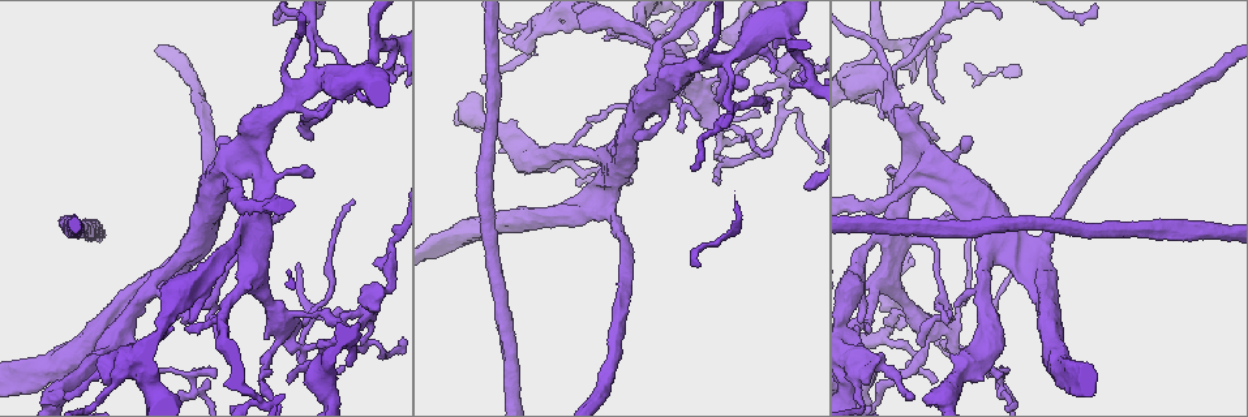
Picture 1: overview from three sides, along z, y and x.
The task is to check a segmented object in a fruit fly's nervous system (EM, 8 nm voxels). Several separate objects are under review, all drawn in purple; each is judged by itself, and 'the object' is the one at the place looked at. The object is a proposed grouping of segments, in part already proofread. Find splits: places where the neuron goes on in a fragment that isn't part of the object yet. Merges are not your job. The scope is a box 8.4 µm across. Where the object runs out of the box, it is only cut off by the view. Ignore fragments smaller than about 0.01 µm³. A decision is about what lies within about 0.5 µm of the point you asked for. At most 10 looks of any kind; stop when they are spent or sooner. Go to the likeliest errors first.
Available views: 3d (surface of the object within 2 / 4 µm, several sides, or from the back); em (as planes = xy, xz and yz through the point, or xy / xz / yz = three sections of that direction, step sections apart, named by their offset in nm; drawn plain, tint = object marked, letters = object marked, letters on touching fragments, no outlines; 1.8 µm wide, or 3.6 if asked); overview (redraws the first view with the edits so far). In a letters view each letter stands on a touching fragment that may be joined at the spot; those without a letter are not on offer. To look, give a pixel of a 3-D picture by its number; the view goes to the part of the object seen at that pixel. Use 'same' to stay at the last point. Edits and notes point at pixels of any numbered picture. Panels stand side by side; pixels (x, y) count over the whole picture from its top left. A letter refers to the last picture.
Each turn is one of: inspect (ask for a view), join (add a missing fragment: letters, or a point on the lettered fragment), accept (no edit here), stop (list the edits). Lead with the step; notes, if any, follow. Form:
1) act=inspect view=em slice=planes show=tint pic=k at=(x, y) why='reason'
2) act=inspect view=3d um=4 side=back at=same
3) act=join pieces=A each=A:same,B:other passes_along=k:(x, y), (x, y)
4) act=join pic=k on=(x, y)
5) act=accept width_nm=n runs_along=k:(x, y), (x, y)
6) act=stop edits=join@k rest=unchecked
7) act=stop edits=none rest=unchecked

act=inspect view=em slice=planes show=plain pic=1 at=(776, 46) why='an open end'

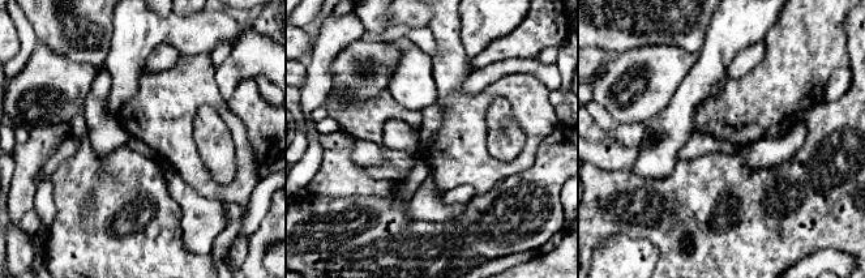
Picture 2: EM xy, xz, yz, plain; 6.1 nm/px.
act=inspect view=em slice=planes show=letters at=same

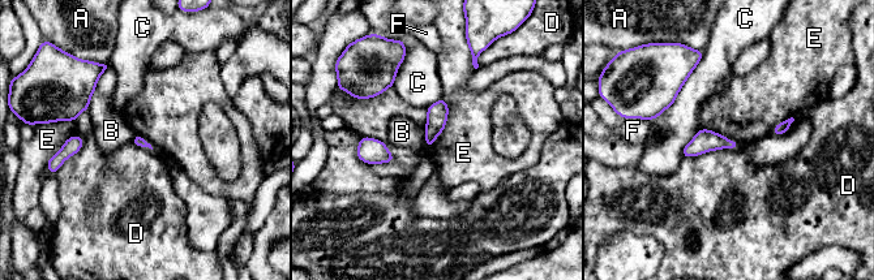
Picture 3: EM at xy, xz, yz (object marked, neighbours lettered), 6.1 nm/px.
act=accept each=A:other,B:other,C:other,D:other,E:other,F:other border=3:(442, 95), (446, 124), (427, 147) found='no lettered fragment goes on from it'

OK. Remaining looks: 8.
act=inspect view=em slice=xy step=8 show=letters pic=1 at=(884, 330) why='sharp bend'

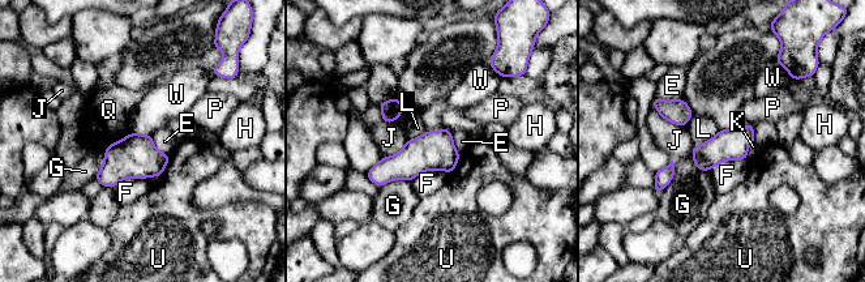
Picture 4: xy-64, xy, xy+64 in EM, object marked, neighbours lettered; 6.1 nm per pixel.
act=accept longest_contact=J:240nm each=E:other,F:other,G:other,H:other,J:other,K:other,L:other,P:other,Q:other,U:other,W:other border=4:(131, 132), (150, 135) found='none of them fits'

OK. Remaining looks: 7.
act=inspect view=3d um=2 pic=1 at=(195, 387)

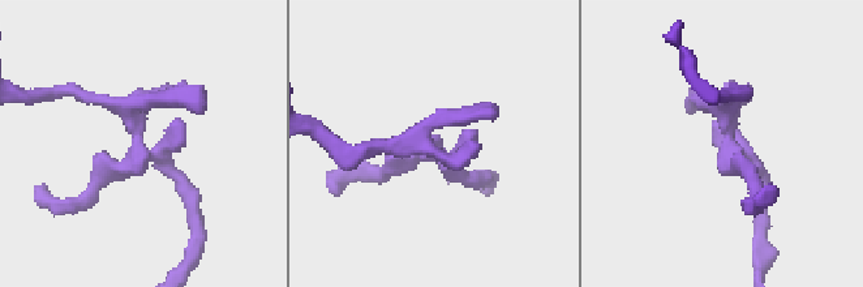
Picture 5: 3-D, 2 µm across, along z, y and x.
act=inspect view=em slice=planes show=letters pic=5 at=(433, 148) why='now the EM'

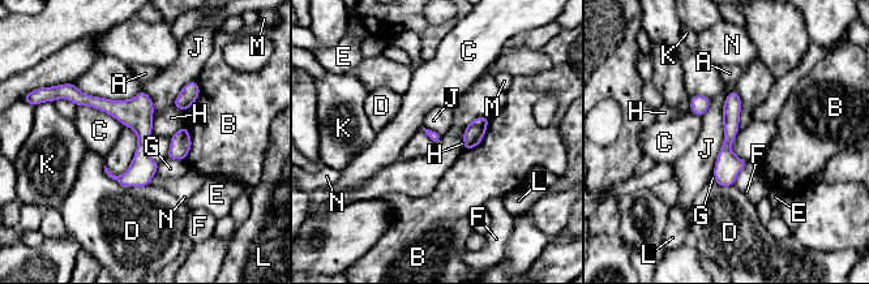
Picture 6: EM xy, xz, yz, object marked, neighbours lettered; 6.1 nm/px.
act=accept longest_contact=J:550nm each=A:other,B:other,C:other,D:other,E:other,F:other,G:other,H:other,J:other,K:other,L:other,M:other,N:other found='no lettered fragment goes on from it'

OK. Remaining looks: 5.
act=inspect view=em slice=planes show=tint pic=1 at=(936, 380) why='thin end'

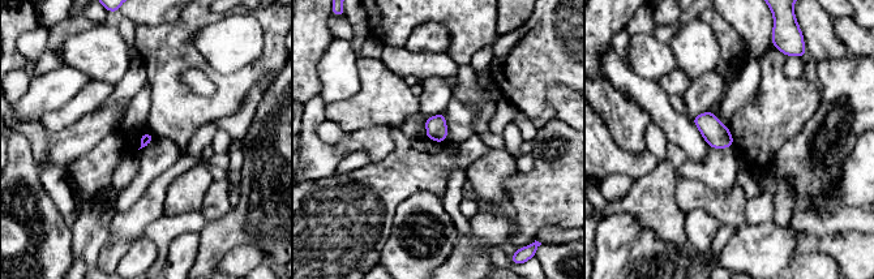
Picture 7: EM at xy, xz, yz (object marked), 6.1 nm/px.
act=inspect view=em slice=planes show=letters at=same

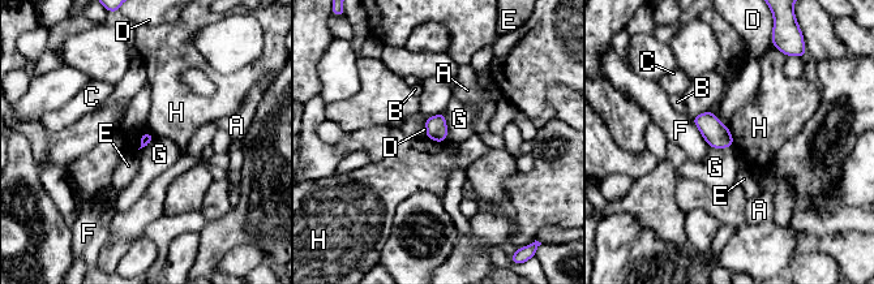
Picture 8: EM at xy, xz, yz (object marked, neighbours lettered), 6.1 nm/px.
act=accept each=A:other,B:other,C:other,D:other,E:other,F:other,G:other,H:other border=8:(141, 133), (151, 133), (155, 137) found='none of them fits'

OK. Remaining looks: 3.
act=stop edits=none rest=unchecked

